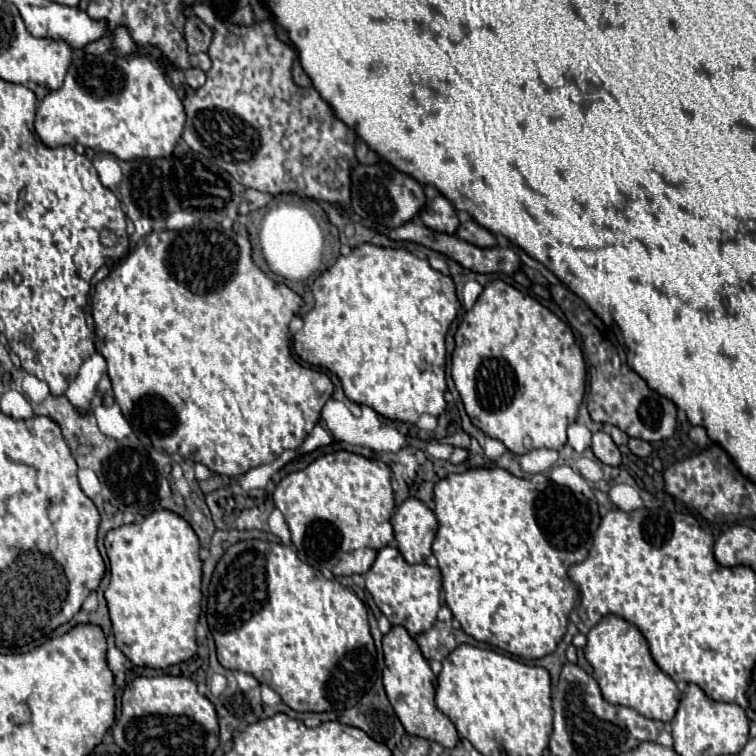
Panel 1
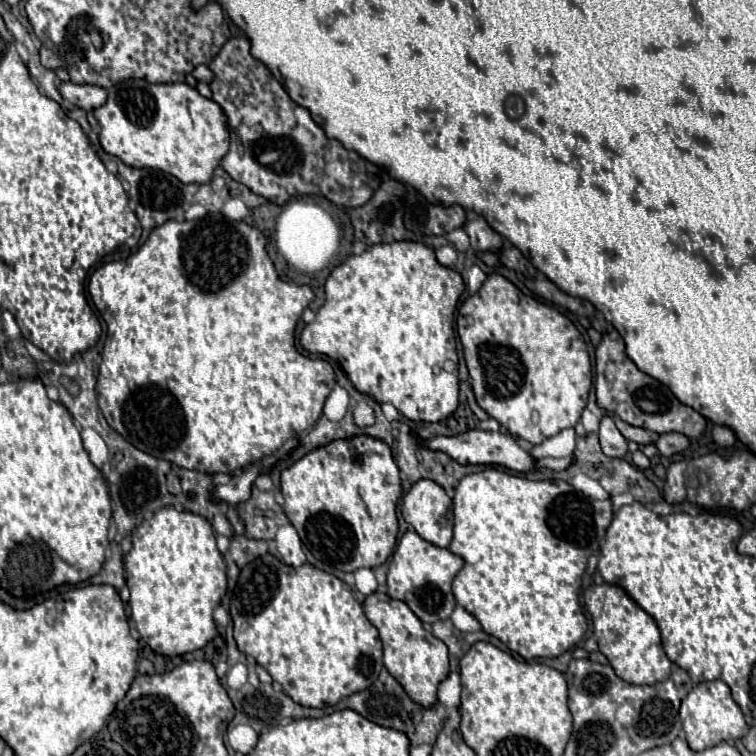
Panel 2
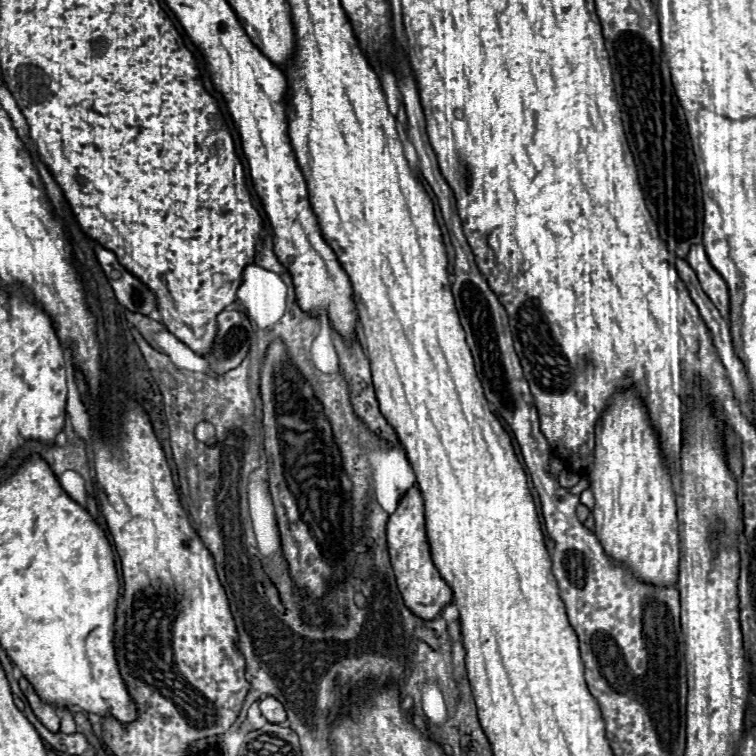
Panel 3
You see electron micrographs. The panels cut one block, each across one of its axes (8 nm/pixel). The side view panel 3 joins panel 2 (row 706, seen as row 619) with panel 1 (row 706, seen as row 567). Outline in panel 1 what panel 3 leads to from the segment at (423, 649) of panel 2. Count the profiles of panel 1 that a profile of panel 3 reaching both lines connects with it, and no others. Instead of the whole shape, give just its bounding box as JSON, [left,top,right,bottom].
[382,626,458,748]

